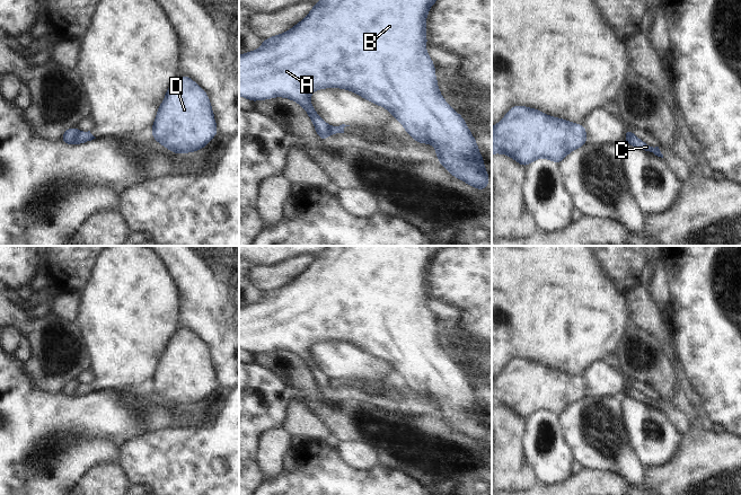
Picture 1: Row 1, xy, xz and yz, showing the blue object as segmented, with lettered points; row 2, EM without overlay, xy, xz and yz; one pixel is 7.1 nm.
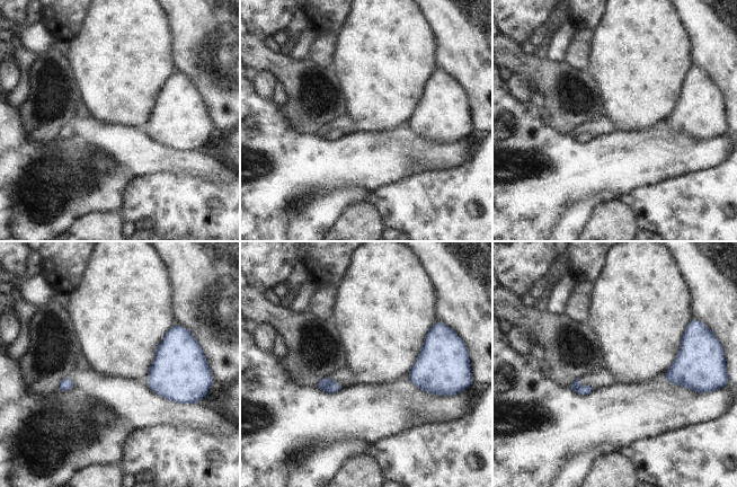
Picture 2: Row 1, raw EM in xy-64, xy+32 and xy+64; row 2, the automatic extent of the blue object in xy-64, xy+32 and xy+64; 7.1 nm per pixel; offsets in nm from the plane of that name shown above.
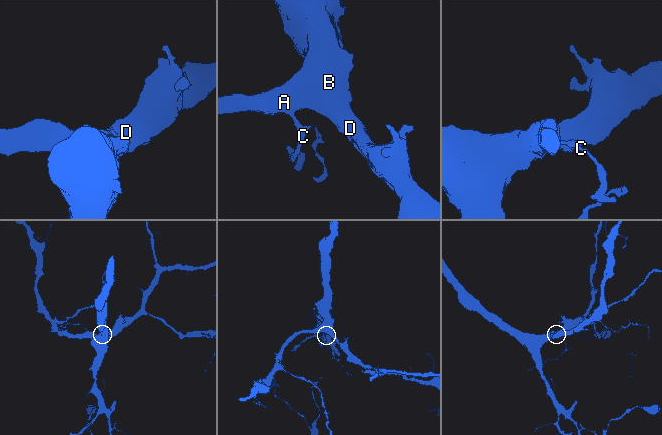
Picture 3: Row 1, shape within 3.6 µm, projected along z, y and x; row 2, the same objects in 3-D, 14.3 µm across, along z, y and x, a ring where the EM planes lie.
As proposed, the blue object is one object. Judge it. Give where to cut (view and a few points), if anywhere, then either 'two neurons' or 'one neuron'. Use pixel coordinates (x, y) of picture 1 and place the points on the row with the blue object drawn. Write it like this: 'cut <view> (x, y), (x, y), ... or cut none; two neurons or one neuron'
cut xy (78, 131), (75, 143); two neurons

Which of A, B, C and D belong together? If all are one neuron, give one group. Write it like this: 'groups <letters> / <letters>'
groups A B D / C

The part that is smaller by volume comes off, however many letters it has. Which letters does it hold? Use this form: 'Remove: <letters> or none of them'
Remove: C

